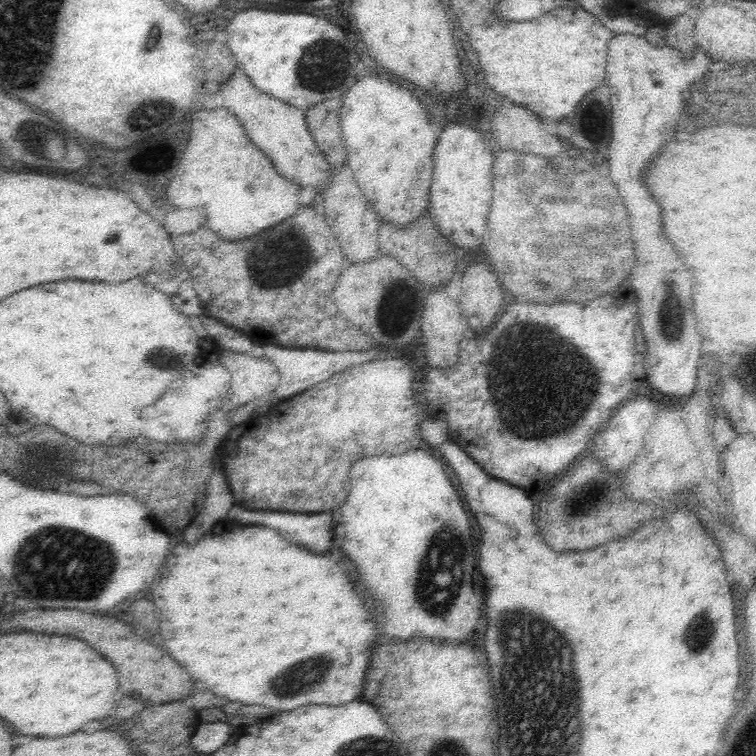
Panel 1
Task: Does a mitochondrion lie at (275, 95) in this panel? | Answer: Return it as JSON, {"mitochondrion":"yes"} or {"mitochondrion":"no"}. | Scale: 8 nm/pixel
{"mitochondrion":"no"}

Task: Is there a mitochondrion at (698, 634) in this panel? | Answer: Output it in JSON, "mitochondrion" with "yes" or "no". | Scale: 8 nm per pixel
{"mitochondrion":"yes"}

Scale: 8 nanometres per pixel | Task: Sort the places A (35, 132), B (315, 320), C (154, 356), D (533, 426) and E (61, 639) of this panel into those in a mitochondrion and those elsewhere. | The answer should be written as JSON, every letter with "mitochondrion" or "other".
{"A":"mitochondrion","B":"other","C":"mitochondrion","D":"mitochondrion","E":"other"}

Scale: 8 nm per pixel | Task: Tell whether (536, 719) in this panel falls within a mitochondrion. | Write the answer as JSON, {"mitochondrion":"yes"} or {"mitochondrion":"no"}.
{"mitochondrion":"yes"}

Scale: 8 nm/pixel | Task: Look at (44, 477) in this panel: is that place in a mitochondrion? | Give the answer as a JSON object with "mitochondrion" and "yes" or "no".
{"mitochondrion":"yes"}

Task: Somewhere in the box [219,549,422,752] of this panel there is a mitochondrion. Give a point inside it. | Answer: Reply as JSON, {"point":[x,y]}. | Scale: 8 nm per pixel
{"point":[308,675]}

